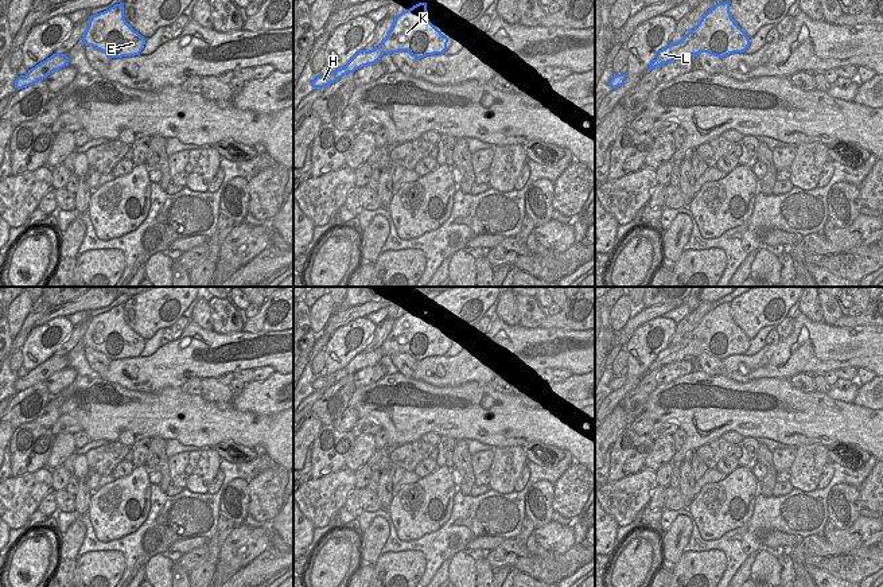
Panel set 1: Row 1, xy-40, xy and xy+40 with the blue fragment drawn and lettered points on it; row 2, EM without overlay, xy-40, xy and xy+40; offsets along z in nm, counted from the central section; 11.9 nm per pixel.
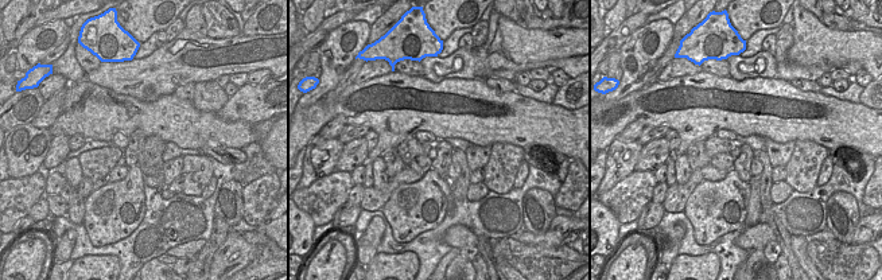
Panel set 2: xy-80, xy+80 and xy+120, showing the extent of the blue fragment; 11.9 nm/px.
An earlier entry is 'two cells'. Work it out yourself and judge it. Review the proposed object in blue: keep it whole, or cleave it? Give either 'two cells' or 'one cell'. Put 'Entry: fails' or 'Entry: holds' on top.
Entry: holds
two cells

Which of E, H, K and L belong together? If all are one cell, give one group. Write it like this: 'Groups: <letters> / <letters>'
Groups: E K / H L.

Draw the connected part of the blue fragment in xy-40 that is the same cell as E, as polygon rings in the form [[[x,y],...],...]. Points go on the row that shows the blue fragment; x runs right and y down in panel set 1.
[[[122,3],[90,16],[82,40],[85,46],[105,53],[110,59],[140,55],[145,44],[145,38],[124,19]]]

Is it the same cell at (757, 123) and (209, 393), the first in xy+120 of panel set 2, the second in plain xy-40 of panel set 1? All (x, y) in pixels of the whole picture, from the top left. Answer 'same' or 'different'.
different

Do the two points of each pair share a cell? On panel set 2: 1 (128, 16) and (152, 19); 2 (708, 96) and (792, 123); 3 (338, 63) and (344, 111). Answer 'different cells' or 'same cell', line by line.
1: same cell
2: same cell
3: different cells

